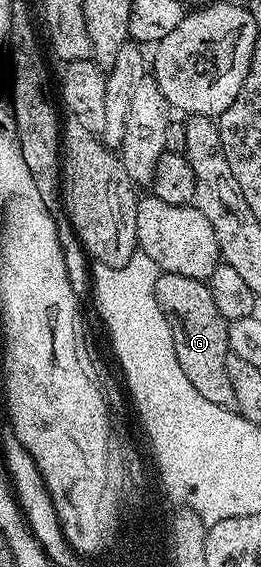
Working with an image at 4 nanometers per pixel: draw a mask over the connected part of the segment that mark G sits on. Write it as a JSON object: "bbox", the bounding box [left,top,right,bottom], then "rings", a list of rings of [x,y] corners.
{"bbox":[155,273,234,407],"rings":[[[160,273],[155,285],[155,295],[159,307],[163,309],[163,317],[171,323],[177,364],[181,364],[181,372],[189,376],[189,384],[218,406],[234,407],[233,384],[229,384],[227,371],[227,319],[217,312],[217,304],[213,304],[213,292],[209,292],[206,281],[201,278],[177,276]]]}

